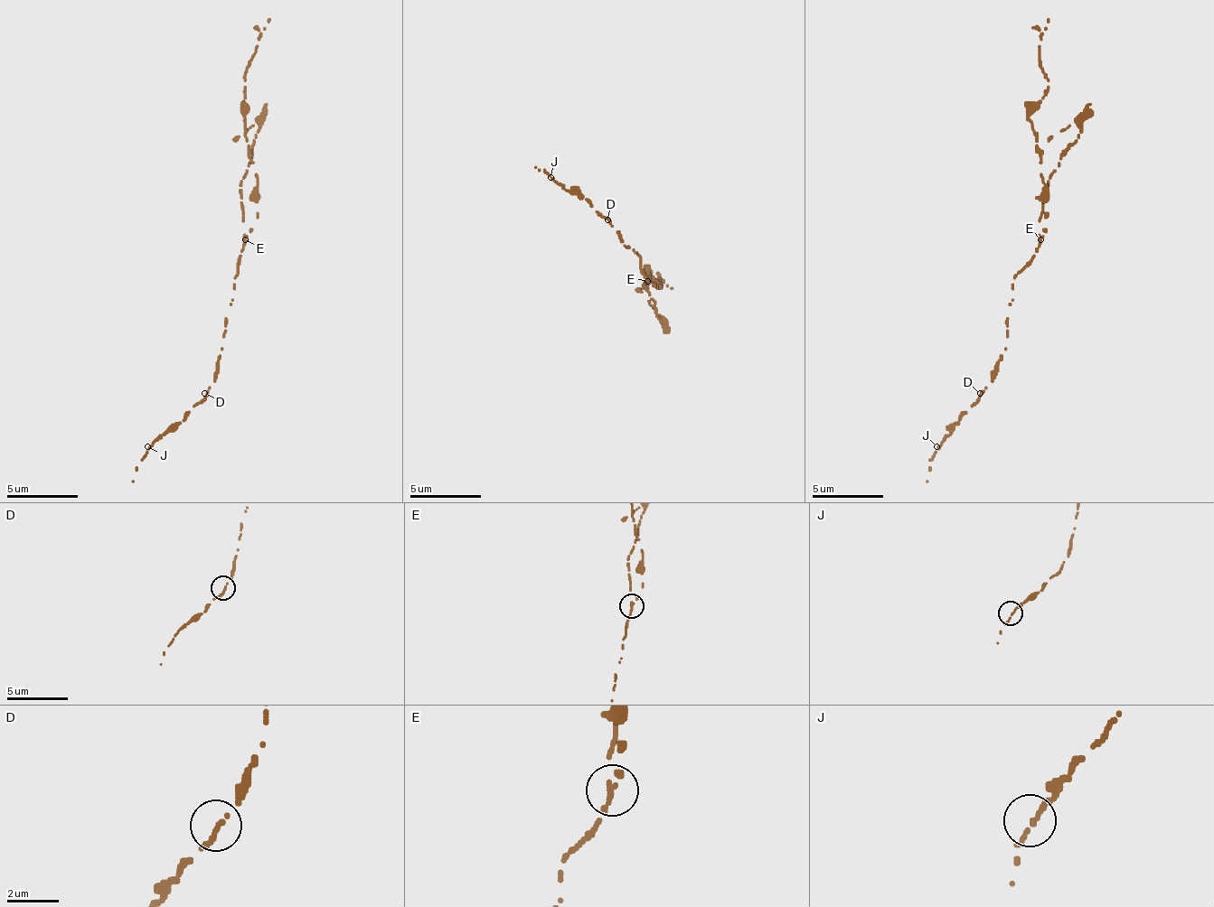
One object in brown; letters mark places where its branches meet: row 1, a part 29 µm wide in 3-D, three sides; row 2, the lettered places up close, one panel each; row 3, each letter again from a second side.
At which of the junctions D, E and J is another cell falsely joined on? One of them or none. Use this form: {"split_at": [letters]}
{"split_at": ["E"]}

